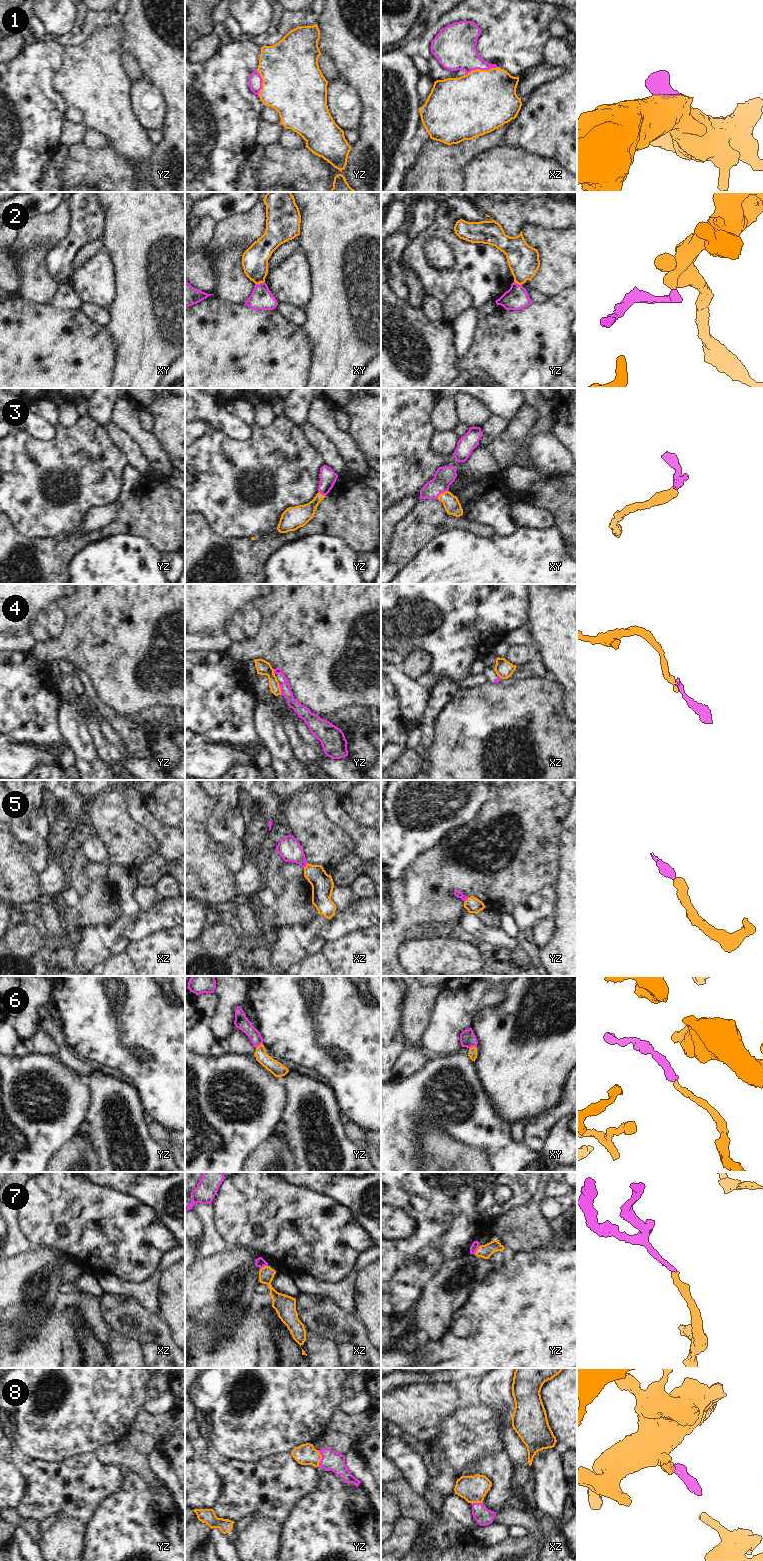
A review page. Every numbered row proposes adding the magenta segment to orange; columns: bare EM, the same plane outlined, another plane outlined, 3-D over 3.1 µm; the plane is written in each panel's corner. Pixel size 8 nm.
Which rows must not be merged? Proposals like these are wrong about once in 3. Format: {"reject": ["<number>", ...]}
{"reject": ["2", "4"]}

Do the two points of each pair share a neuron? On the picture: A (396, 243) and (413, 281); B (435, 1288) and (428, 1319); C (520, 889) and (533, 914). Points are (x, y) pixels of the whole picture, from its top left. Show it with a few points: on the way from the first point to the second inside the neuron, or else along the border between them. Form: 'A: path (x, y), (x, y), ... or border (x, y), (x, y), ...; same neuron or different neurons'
A: border (404, 274), (408, 297); different neurons
B: path (435, 1296), (435, 1311); same neuron
C: border (546, 886), (533, 892), (511, 913); different neurons

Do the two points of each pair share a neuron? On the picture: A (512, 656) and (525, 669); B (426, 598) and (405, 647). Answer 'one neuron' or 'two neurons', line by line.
A: two neurons
B: one neuron

